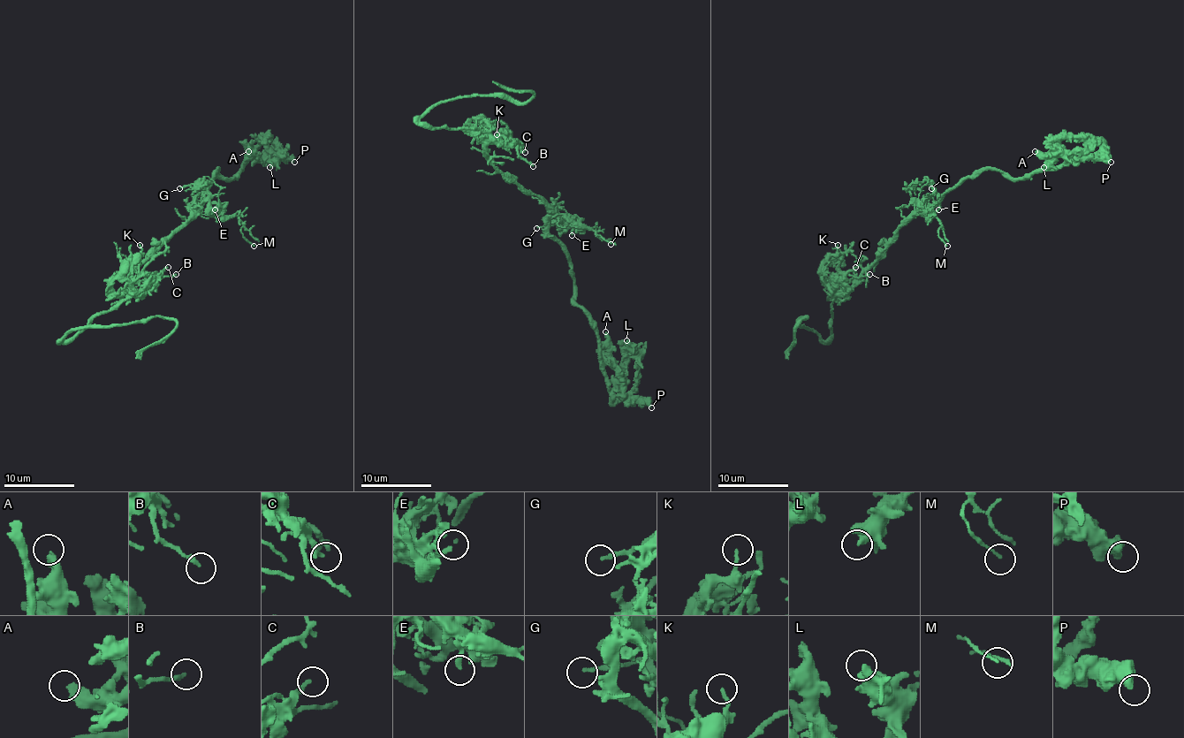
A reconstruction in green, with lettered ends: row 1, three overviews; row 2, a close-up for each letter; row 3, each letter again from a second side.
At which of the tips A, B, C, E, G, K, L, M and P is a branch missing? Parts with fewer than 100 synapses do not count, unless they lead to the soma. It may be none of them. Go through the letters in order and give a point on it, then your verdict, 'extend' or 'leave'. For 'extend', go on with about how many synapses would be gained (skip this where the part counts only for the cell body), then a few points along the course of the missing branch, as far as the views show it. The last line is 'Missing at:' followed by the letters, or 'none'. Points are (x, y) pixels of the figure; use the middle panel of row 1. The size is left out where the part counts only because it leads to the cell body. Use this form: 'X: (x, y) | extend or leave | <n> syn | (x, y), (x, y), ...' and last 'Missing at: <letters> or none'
A: (605, 331) | leave
B: (533, 166) | leave
C: (525, 152) | leave
E: (572, 235) | leave
G: (536, 228) | leave
K: (497, 134) | leave
L: (626, 340) | leave
M: (610, 244) | leave
P: (651, 407) | leave
Missing at: none

